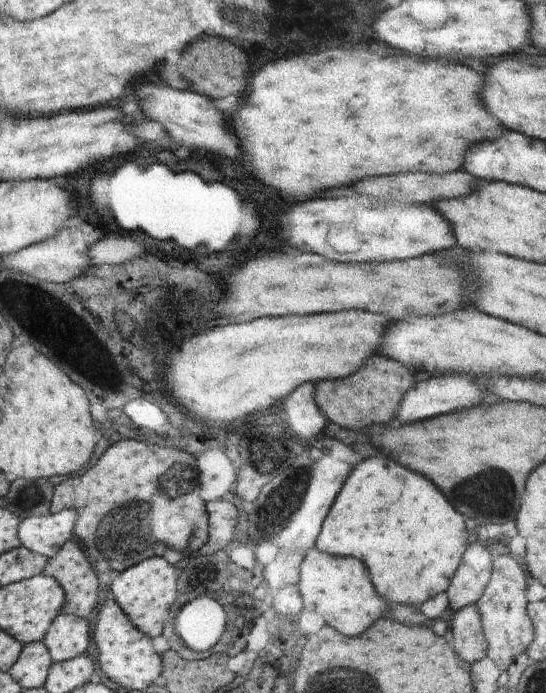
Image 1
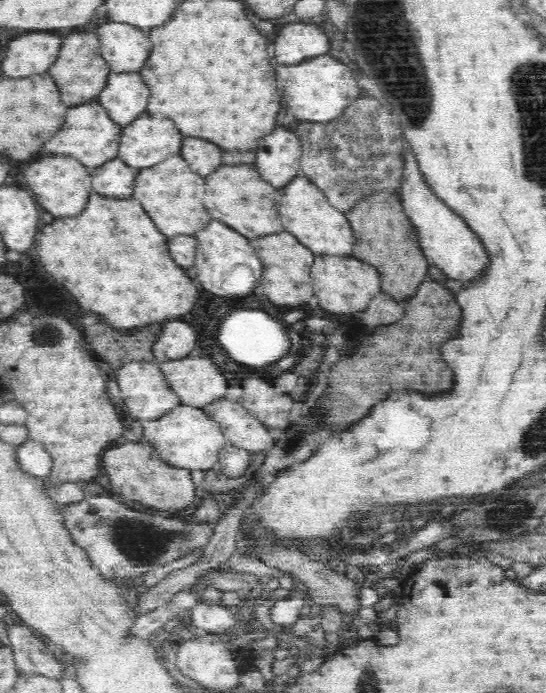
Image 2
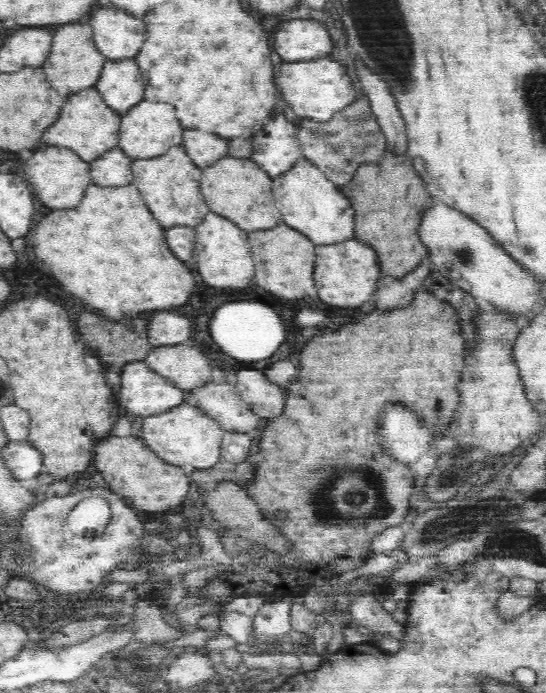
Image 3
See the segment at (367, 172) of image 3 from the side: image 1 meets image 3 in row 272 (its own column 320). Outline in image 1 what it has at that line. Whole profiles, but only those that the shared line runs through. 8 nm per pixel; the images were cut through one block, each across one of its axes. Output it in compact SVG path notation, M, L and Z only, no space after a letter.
M378 354L372 356L367 364L361 367L360 371L356 371L354 375L350 375L346 379L318 381L315 386L315 401L325 416L328 416L332 422L344 428L361 431L373 424L385 426L386 422L395 421L401 401L415 386L417 378L418 372L409 369L407 365L402 364L400 361L394 362L394 359Z

